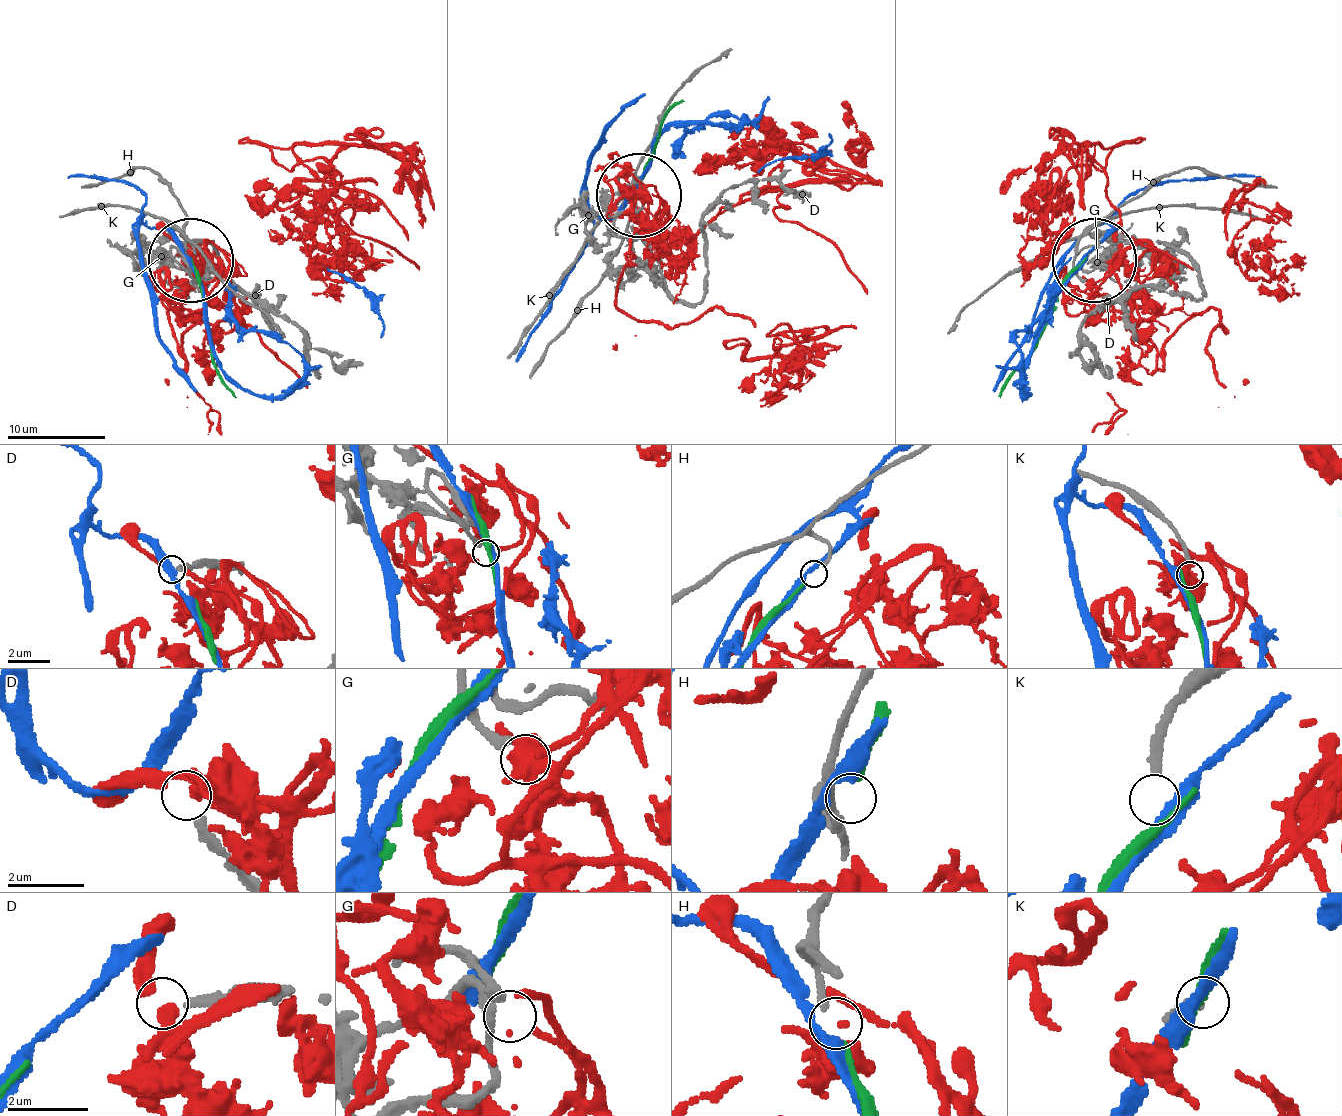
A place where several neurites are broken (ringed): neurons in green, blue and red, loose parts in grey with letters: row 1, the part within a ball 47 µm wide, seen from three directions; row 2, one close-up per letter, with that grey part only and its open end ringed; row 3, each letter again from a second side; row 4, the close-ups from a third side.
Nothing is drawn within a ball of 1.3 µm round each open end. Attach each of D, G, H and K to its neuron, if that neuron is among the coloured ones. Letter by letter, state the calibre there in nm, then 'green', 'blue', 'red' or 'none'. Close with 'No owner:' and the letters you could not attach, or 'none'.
D: 240 nm thick; none
G: 280 nm thick; red
H: 150 nm thick; green
K: 220 nm thick; none
No owner: D, K

